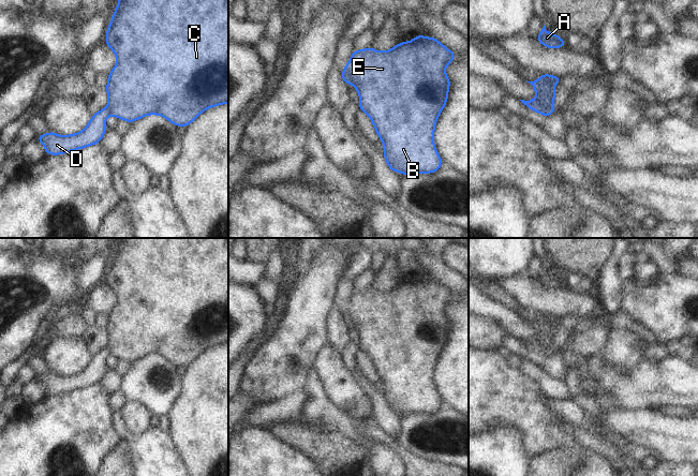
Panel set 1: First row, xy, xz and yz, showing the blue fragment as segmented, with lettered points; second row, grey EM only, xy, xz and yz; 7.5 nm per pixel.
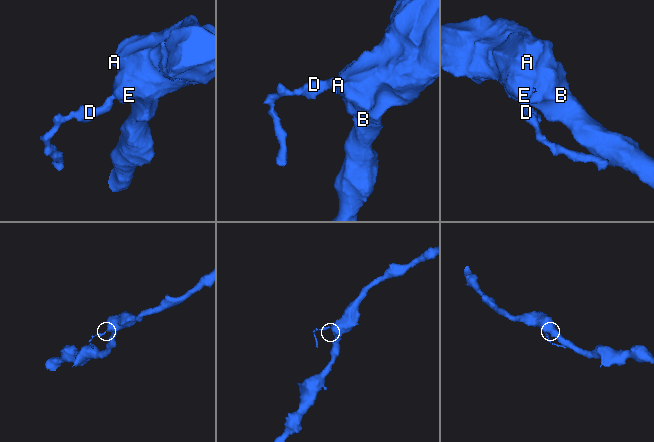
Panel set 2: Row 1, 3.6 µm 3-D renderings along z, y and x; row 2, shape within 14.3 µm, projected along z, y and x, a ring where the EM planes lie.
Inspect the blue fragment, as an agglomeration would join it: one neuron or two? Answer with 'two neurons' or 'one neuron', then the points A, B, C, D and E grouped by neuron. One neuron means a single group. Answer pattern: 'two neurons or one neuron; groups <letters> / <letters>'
two neurons; groups A B C E / D

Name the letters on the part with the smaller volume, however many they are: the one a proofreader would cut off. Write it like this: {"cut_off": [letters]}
{"cut_off": ["D"]}

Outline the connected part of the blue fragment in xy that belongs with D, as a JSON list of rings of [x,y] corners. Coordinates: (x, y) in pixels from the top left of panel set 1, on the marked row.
[[[107,107],[95,113],[86,128],[77,133],[61,136],[54,132],[36,136],[45,147],[45,153],[53,155],[68,153],[94,144],[99,144],[106,132],[106,118],[110,115]]]

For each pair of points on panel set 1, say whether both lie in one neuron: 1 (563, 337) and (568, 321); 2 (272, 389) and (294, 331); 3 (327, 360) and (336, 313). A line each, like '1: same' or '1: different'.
1: same
2: same
3: different

